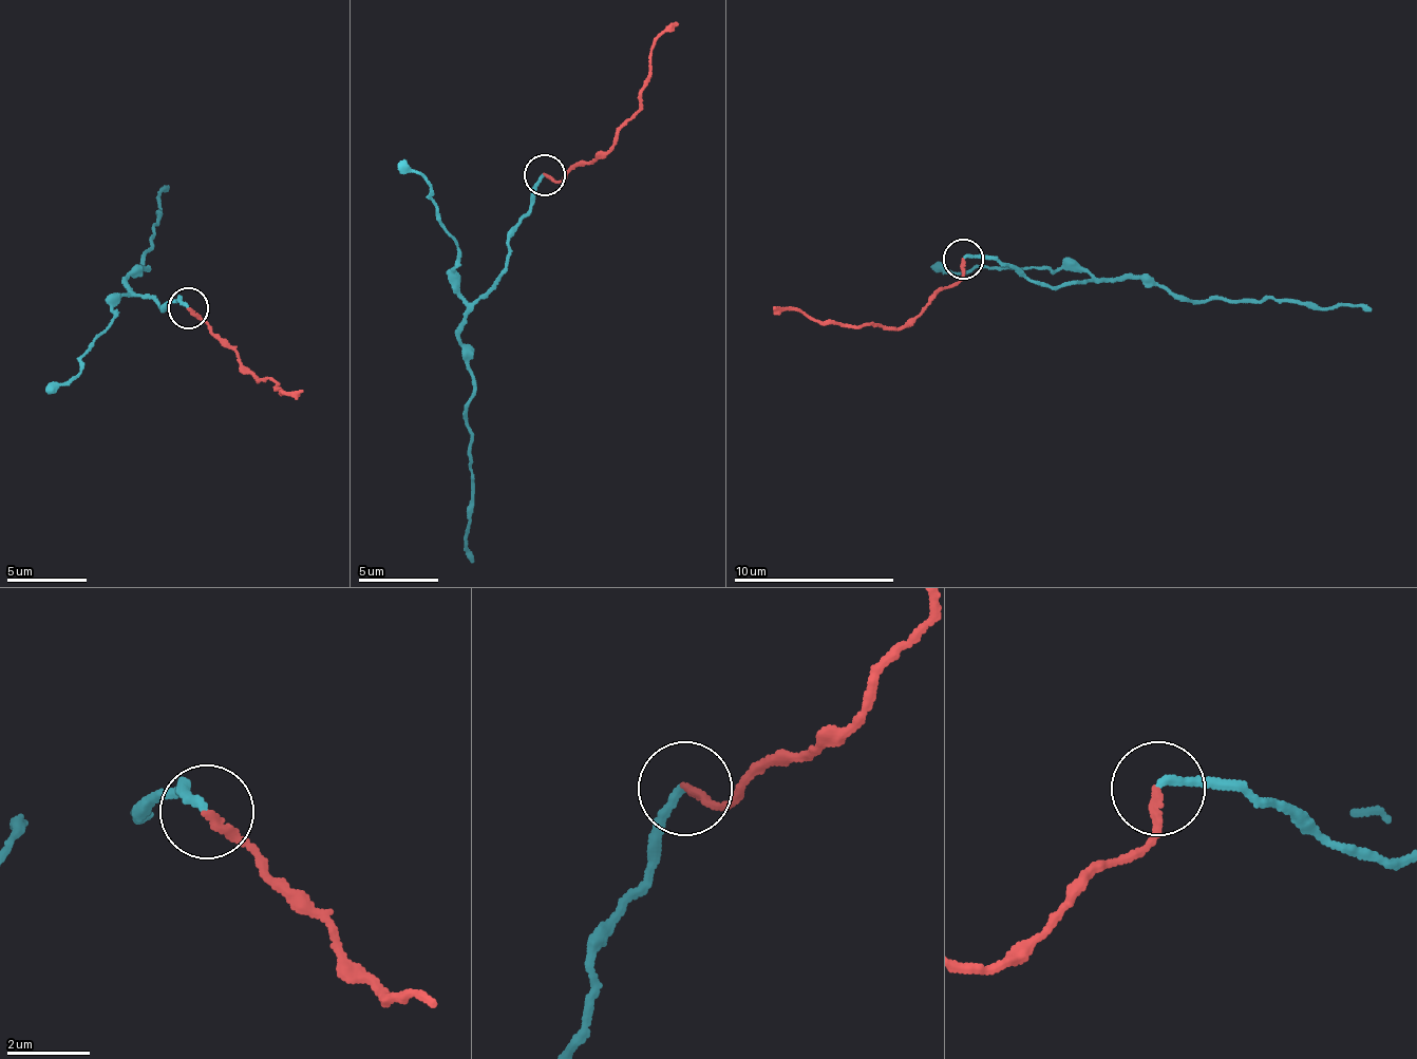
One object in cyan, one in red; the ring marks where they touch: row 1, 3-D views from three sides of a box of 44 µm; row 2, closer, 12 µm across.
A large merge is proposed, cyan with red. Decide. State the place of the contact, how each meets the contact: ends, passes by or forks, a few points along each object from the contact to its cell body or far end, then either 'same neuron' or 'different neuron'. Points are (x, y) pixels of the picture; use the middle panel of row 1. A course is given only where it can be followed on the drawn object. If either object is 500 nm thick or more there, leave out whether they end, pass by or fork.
at (544, 175); cyan ends there; red ends there; cyan runs (543, 174), (535, 203), (508, 240), (503, 275), (458, 333), (473, 381), (468, 403), (473, 475), (472, 562); red runs (543, 174), (562, 178), (615, 144), (640, 106), (649, 53), (680, 24); same neuron

